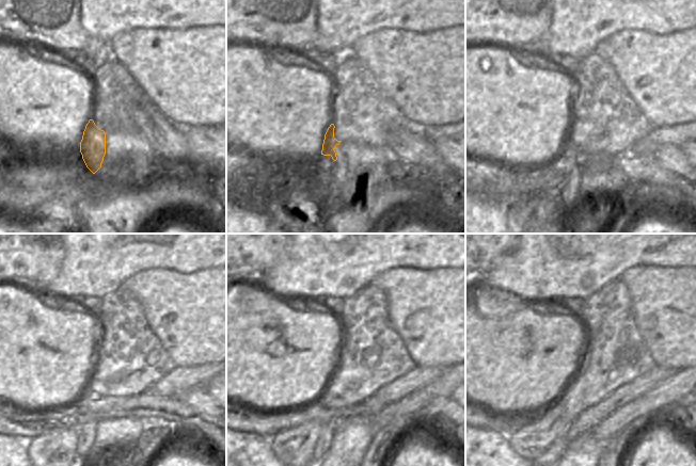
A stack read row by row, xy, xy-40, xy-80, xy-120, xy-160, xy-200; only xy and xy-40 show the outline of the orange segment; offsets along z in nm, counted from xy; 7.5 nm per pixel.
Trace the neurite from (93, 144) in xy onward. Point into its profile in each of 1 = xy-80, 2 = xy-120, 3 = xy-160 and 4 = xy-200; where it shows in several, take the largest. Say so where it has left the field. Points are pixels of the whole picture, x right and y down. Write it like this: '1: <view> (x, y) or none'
1: xy-80 (570, 162)
2: xy-120 (84, 449)
3: xy-160 (327, 432)
4: xy-200 (556, 449)

